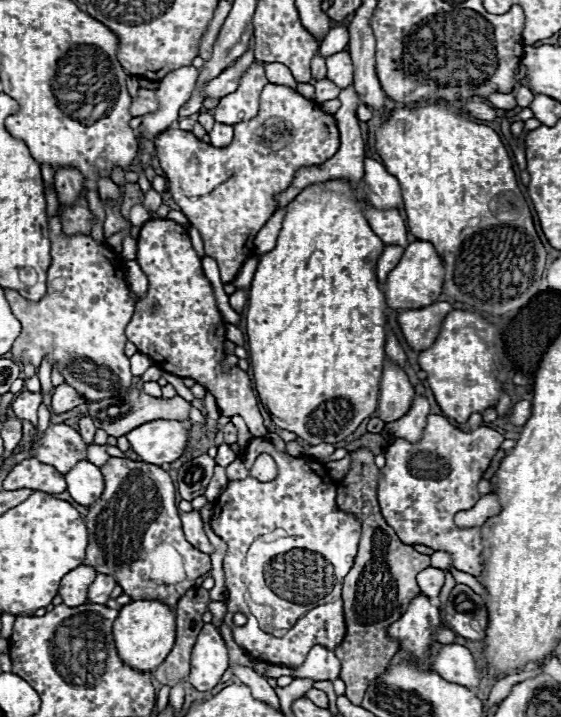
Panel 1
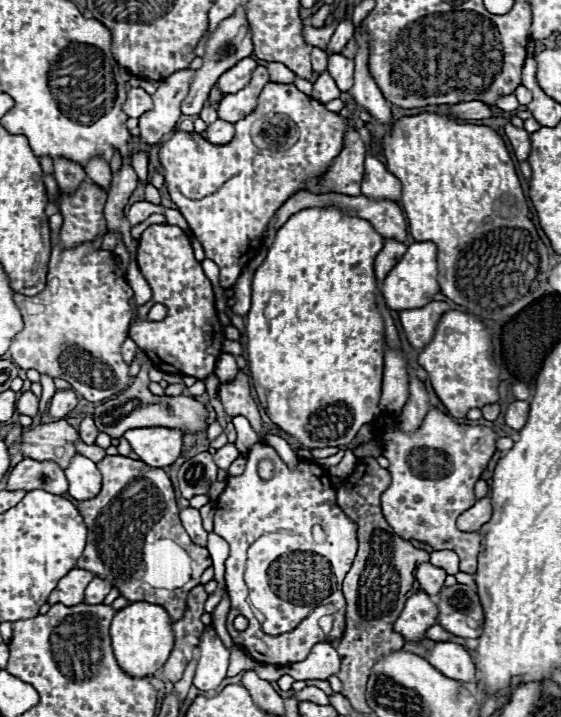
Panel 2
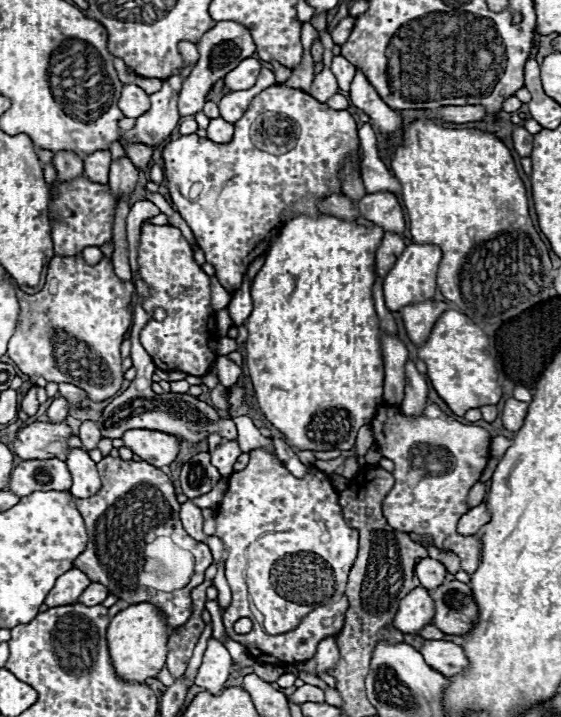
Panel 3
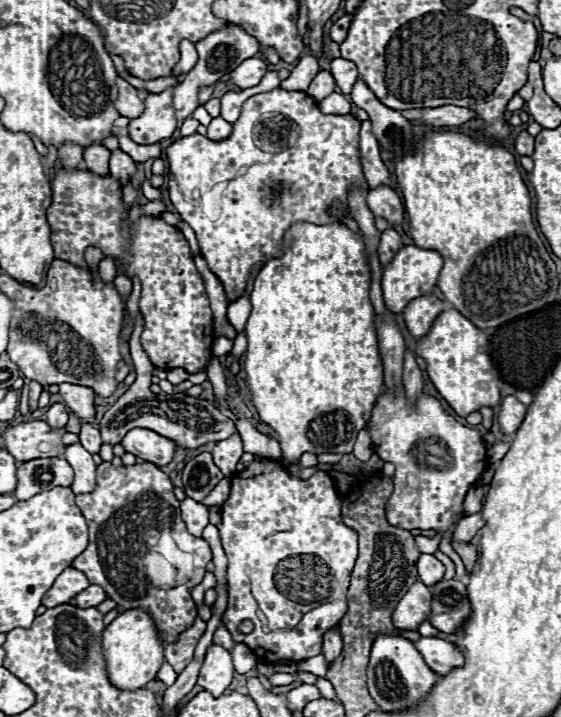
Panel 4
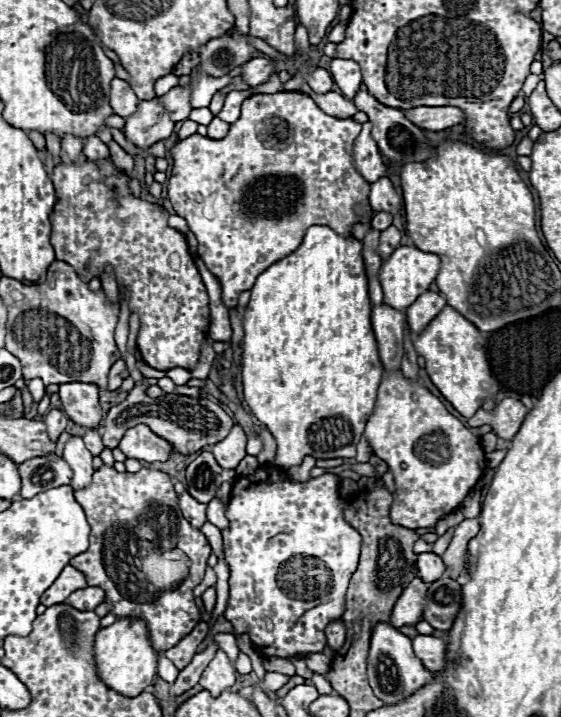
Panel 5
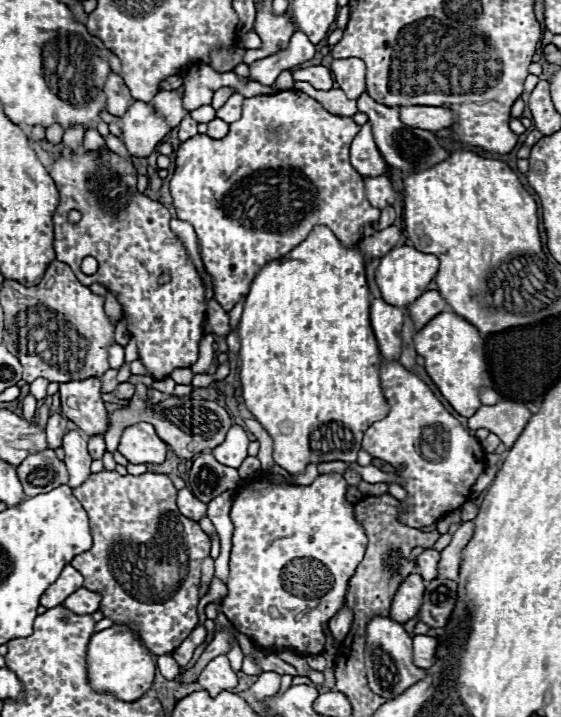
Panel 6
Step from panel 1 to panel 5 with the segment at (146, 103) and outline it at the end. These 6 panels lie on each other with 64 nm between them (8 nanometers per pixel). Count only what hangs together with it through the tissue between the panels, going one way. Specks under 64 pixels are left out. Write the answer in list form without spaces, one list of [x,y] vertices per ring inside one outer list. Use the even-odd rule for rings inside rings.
[[[114,78],[112,80],[112,90],[110,90],[110,106],[114,108],[114,114],[128,118],[130,114],[134,114],[134,110],[138,108],[138,98],[134,94],[134,90],[130,88],[128,82]]]

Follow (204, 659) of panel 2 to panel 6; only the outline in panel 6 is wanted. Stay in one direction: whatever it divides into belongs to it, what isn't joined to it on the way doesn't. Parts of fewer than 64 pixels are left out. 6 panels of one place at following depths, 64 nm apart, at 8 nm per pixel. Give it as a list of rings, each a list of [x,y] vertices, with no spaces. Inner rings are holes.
[[[224,654],[216,656],[200,674],[198,682],[202,684],[204,690],[210,692],[210,696],[218,696],[222,690],[232,690],[238,684],[238,678],[234,670],[228,664],[228,658]]]

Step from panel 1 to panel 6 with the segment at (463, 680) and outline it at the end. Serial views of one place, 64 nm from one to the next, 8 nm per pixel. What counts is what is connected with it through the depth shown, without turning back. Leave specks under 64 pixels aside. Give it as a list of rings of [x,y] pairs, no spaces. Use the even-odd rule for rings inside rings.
[[[414,636],[414,664],[420,668],[434,666],[434,654],[436,654],[438,640],[432,636]]]

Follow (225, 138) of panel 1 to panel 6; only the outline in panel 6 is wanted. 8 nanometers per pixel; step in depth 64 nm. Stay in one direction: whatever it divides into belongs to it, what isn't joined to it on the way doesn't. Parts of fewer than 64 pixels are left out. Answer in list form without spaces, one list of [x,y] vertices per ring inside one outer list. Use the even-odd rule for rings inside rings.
[[[214,118],[212,122],[208,122],[208,132],[206,132],[210,138],[218,140],[218,138],[224,138],[228,134],[228,124],[220,118]]]

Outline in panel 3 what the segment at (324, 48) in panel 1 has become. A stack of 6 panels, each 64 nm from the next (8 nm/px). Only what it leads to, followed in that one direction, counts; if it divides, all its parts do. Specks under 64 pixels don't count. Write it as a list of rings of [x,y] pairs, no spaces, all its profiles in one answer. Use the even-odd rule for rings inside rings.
[[[346,16],[344,20],[340,20],[340,24],[334,28],[334,32],[332,32],[332,40],[334,40],[334,44],[338,44],[338,46],[342,46],[342,42],[346,42],[346,38],[350,36],[350,30],[354,28],[354,18],[352,16]]]

